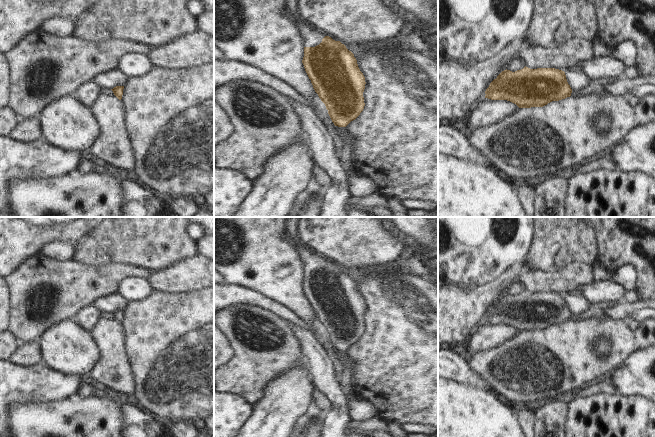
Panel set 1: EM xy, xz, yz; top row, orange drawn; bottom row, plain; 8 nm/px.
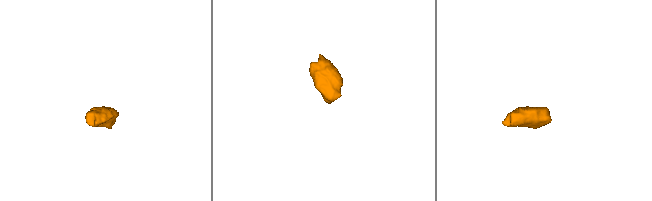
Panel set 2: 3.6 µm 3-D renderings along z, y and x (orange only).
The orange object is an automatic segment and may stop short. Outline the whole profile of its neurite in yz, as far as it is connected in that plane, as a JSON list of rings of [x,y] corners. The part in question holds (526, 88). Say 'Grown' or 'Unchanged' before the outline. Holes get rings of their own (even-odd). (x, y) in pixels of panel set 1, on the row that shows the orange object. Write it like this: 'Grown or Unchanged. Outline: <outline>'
Grown. Outline: [[[555,68],[502,71],[485,91],[485,98],[507,100],[519,108],[543,107],[552,101],[581,96],[572,90],[565,72]]]

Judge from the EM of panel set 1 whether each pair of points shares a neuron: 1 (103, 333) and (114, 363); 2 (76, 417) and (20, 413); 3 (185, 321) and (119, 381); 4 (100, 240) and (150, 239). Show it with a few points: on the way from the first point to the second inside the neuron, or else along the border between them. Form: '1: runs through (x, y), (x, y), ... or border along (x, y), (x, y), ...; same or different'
1: runs through (109, 340), (111, 343), (111, 356); same
2: runs through (62, 415), (34, 415); same
3: border along (125, 347), (125, 355), (133, 379), (133, 393); different
4: runs through (112, 240), (138, 239); same

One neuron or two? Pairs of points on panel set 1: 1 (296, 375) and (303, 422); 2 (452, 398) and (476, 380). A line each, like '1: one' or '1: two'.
1: two
2: two

